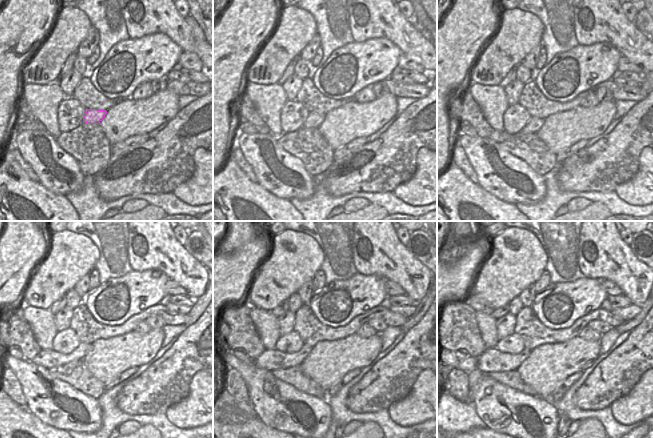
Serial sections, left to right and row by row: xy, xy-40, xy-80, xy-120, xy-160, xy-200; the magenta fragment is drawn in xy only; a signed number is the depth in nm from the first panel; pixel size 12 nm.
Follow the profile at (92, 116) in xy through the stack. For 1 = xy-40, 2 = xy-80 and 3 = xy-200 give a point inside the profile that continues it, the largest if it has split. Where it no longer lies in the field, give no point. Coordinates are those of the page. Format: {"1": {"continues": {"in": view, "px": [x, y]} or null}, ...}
{"1": {"continues": {"in": "xy-40", "px": [314, 120]}}, "2": {"continues": {"in": "xy-80", "px": [534, 124]}}, "3": {"continues": {"in": "xy-200", "px": [492, 360]}}}

